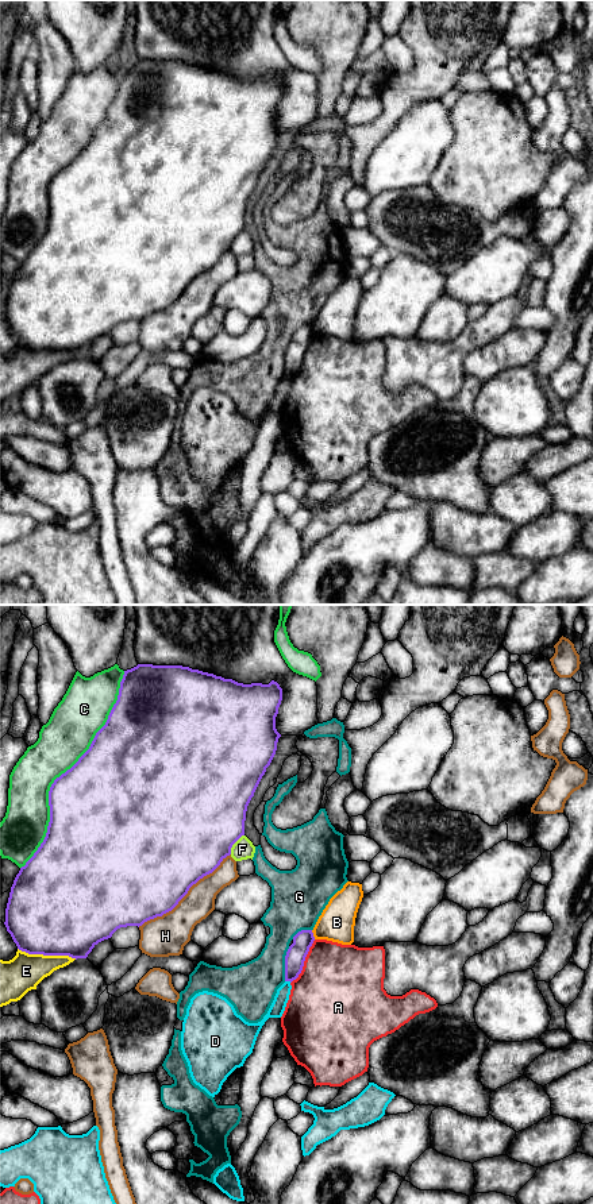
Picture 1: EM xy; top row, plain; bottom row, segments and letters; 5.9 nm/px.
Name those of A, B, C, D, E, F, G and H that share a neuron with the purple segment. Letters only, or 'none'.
none

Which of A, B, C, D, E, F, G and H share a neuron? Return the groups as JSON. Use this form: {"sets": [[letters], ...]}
{"sets": [["A"], ["B", "D"], ["C"], ["E"], ["F"], ["G"], ["H"]]}

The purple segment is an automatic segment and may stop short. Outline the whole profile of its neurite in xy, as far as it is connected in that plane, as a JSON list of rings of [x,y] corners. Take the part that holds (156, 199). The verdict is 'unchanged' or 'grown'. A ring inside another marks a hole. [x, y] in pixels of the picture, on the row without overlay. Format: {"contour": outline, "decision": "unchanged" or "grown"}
{"contour": [[[138,59],[124,66],[118,96],[105,120],[96,128],[89,144],[78,157],[51,180],[49,186],[50,217],[46,232],[34,251],[20,263],[11,282],[4,320],[18,344],[28,350],[86,354],[99,337],[111,333],[118,324],[139,323],[145,317],[172,306],[193,279],[212,269],[231,250],[232,240],[244,231],[247,201],[276,150],[281,132],[276,124],[281,96],[282,84],[274,76],[269,80],[243,80],[182,61]]], "decision": "unchanged"}

